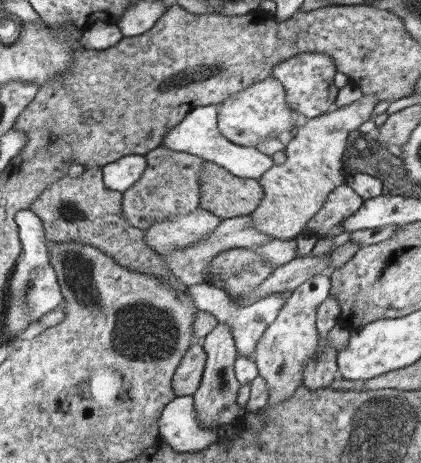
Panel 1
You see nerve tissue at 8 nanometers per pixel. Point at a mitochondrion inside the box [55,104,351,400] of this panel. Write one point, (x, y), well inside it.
(221, 375)

